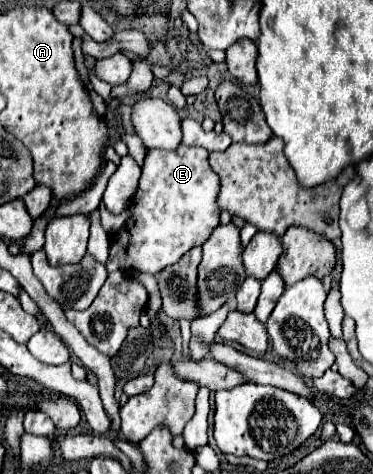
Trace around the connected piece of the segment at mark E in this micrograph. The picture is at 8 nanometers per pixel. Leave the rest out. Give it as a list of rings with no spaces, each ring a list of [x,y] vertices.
[[[181,145],[177,151],[157,151],[149,149],[143,175],[139,179],[139,189],[131,203],[131,219],[119,231],[115,241],[111,243],[111,259],[107,263],[107,271],[137,267],[145,273],[159,273],[163,267],[173,265],[183,253],[187,253],[195,245],[203,245],[213,229],[219,225],[219,207],[215,197],[219,193],[219,177],[211,171],[207,161],[207,151],[201,147],[185,147]]]

